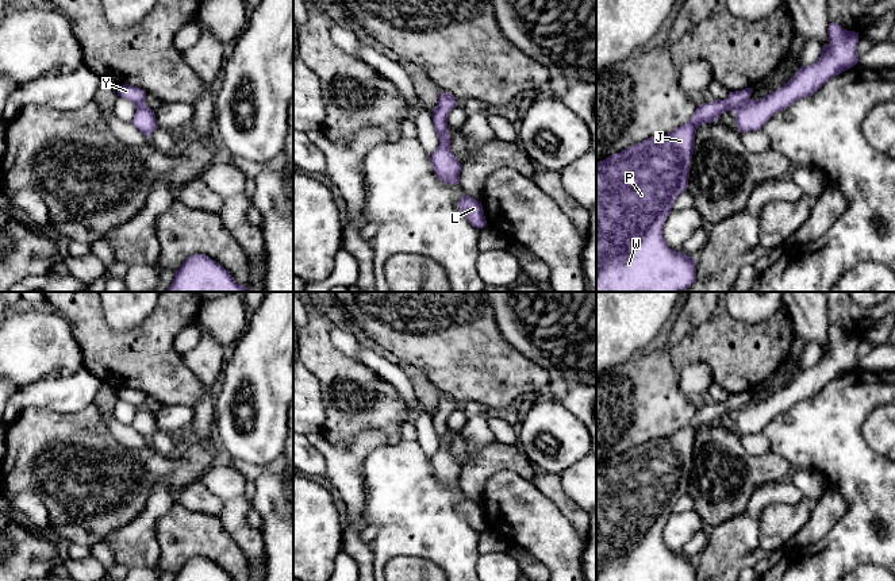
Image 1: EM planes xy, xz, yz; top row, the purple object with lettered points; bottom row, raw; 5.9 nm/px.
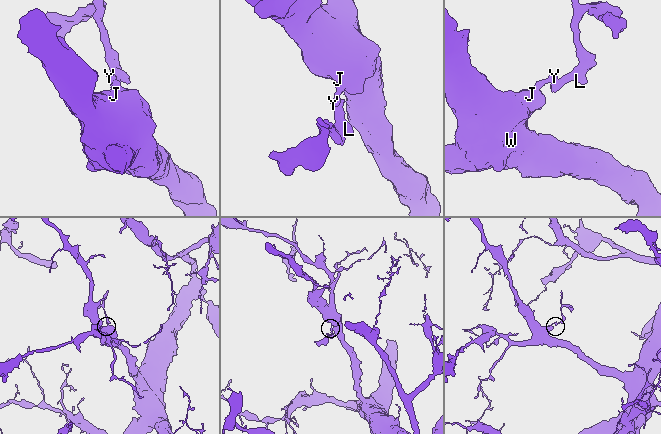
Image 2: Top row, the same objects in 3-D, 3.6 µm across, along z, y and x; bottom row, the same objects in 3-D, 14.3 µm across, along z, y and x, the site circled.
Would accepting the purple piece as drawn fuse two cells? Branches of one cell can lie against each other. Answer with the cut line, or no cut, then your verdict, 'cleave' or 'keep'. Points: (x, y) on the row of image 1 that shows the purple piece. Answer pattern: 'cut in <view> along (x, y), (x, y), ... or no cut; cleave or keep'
cut in yz along (749, 99), (736, 111); cleave

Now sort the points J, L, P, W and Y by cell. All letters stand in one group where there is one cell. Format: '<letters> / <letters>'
J P W Y / L

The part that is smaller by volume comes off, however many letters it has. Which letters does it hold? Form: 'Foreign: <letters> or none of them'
Foreign: L

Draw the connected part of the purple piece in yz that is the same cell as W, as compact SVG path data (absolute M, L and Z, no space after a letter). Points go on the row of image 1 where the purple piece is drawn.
M745 88L729 92L723 100L699 104L694 116L672 132L648 138L596 162L596 292L683 292L695 282L695 259L667 245L664 224L679 195L687 191L696 130L726 111L737 111L750 100L752 92L753 88Z

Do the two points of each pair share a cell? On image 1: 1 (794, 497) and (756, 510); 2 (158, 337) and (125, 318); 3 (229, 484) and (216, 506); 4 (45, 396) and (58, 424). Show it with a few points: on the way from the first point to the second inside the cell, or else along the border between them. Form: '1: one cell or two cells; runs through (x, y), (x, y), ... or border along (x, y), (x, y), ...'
1: one cell; runs through (784, 496), (768, 496), (764, 500)
2: two cells; border along (156, 306), (130, 329), (111, 330), (106, 324)
3: two cells; border along (200, 478), (222, 501), (222, 514), (219, 516)
4: two cells; border along (83, 408), (56, 412), (27, 407), (20, 414)

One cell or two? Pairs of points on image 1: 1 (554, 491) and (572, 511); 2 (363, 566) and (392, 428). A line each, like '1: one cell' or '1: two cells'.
1: one cell
2: two cells

